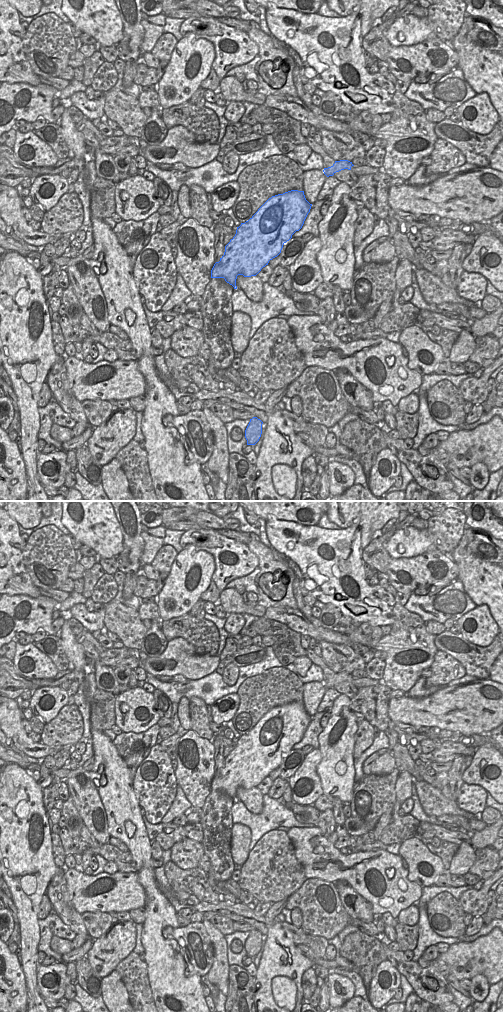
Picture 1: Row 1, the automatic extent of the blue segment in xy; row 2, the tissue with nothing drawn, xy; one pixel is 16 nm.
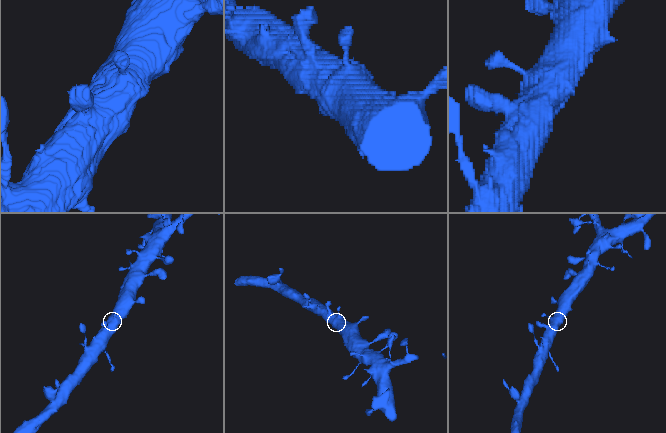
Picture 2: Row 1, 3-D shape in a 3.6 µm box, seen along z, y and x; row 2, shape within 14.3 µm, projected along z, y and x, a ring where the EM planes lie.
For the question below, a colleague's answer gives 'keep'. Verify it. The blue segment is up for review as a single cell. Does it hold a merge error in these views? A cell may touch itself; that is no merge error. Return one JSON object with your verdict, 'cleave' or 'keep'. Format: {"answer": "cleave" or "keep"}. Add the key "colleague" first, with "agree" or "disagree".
{"colleague": "agree", "answer": "keep"}

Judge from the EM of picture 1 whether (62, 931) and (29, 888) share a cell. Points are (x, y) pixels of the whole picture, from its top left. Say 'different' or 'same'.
different

